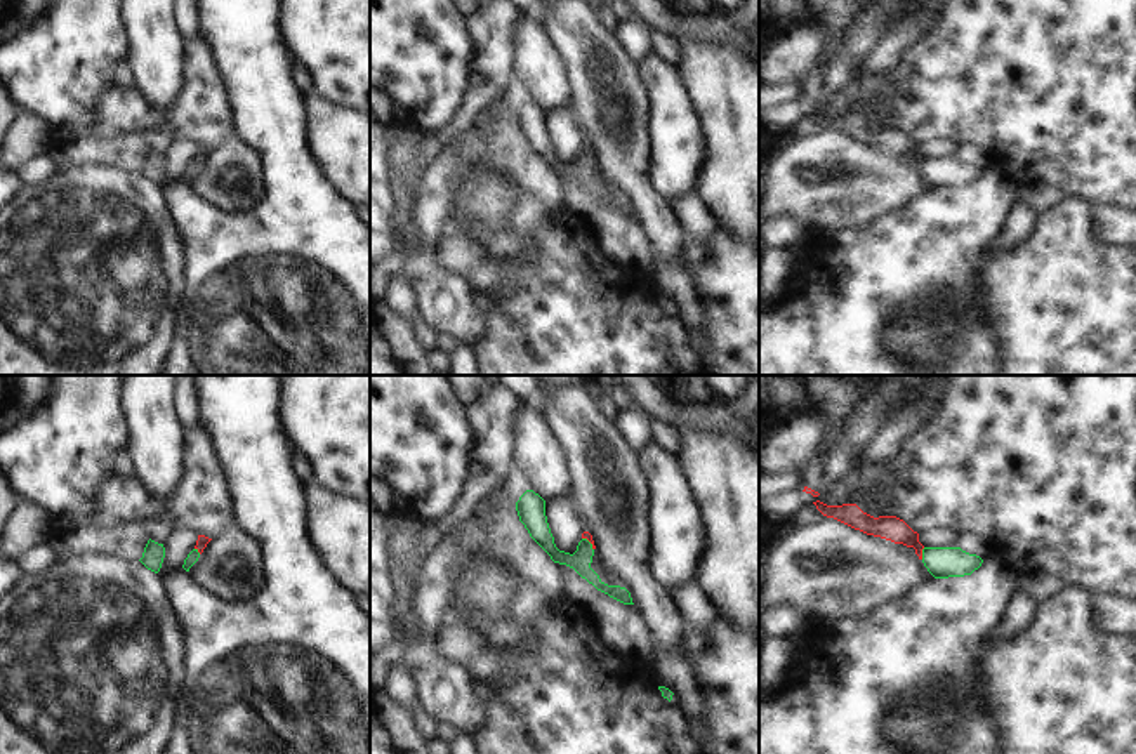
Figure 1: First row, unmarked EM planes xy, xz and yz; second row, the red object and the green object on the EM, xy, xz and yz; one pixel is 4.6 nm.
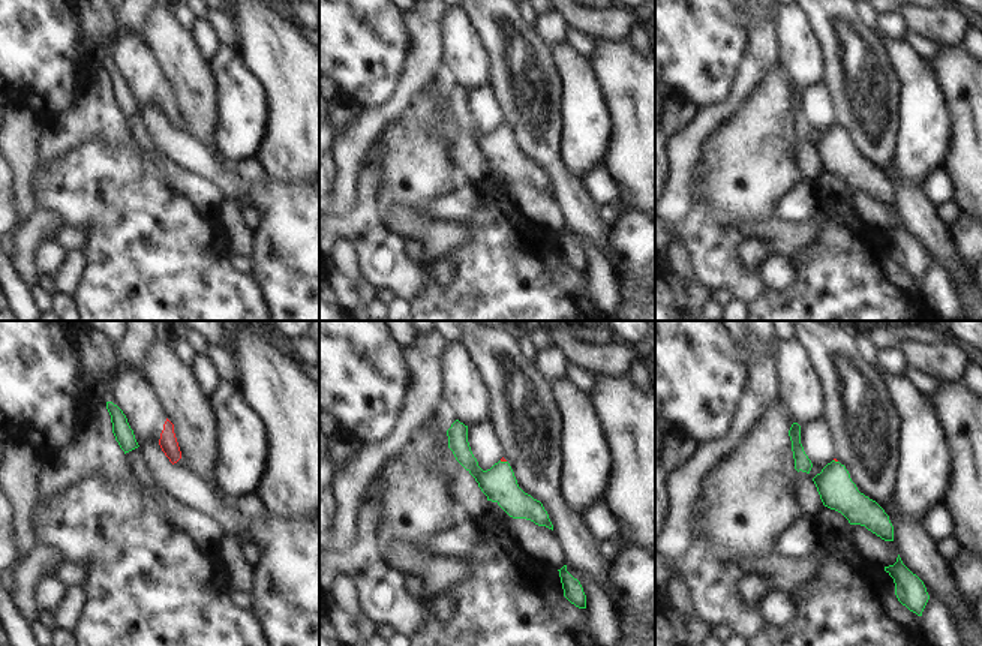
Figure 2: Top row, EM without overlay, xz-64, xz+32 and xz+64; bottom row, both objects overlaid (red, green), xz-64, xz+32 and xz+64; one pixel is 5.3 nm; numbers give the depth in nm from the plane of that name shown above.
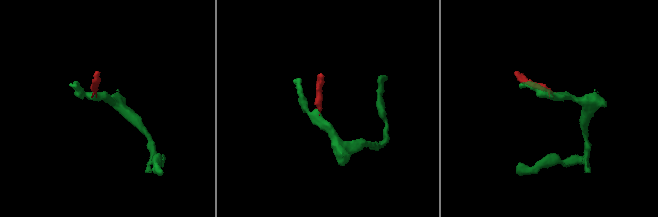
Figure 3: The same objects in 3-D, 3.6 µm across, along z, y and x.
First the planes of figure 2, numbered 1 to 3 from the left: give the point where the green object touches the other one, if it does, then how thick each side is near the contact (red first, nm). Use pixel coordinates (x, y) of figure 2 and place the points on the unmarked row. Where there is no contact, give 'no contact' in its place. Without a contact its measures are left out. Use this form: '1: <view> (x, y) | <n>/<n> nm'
1: no contact
2: xz+32 (502, 125) | 20/190 nm
3: xz+64 (835, 125) | 20/200 nm

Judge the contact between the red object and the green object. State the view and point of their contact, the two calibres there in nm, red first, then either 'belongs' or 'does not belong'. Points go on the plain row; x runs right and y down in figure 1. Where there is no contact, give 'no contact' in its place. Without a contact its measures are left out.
yz (921, 164) | 120/140 nm | belongs

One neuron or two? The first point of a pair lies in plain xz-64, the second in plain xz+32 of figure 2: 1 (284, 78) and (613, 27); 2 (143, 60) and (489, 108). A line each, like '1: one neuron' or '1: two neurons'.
1: two neurons
2: two neurons

